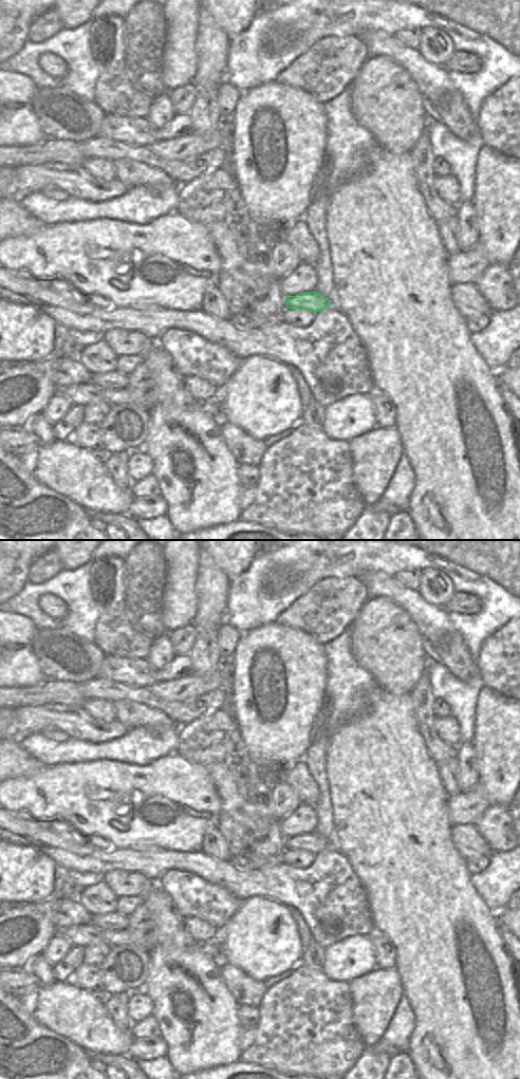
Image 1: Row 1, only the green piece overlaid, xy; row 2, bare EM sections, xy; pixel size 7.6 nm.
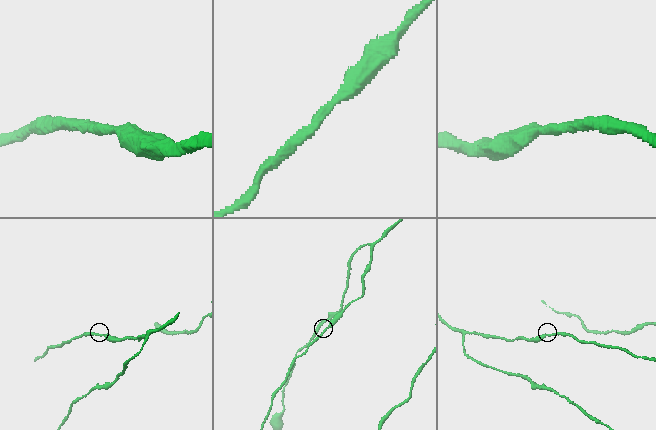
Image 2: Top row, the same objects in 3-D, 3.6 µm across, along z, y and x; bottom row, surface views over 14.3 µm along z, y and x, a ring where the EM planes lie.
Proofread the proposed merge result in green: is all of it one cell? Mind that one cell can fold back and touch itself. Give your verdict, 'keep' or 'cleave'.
keep

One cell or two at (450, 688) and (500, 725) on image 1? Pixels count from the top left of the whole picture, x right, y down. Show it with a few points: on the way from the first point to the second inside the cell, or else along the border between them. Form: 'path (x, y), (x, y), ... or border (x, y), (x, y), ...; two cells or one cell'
border (482, 686), (477, 696), (474, 730); two cells

